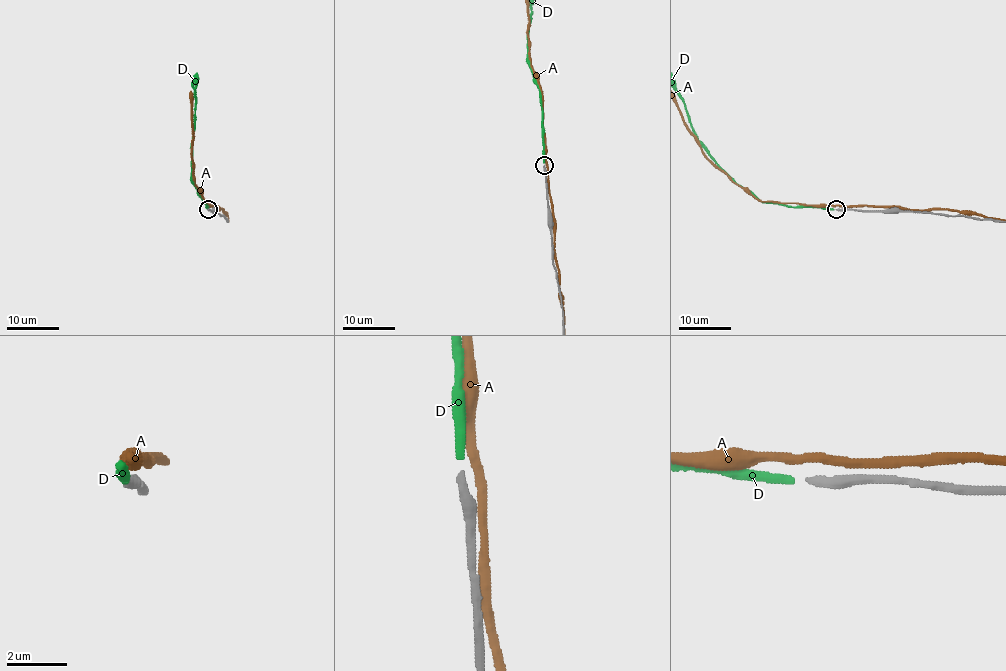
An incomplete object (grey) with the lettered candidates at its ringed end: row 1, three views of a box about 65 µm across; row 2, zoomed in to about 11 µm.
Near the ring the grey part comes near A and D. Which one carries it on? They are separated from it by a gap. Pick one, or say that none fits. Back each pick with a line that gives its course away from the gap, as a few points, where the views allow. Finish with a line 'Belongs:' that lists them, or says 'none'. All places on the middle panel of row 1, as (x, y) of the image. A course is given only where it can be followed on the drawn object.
Belongs: D

